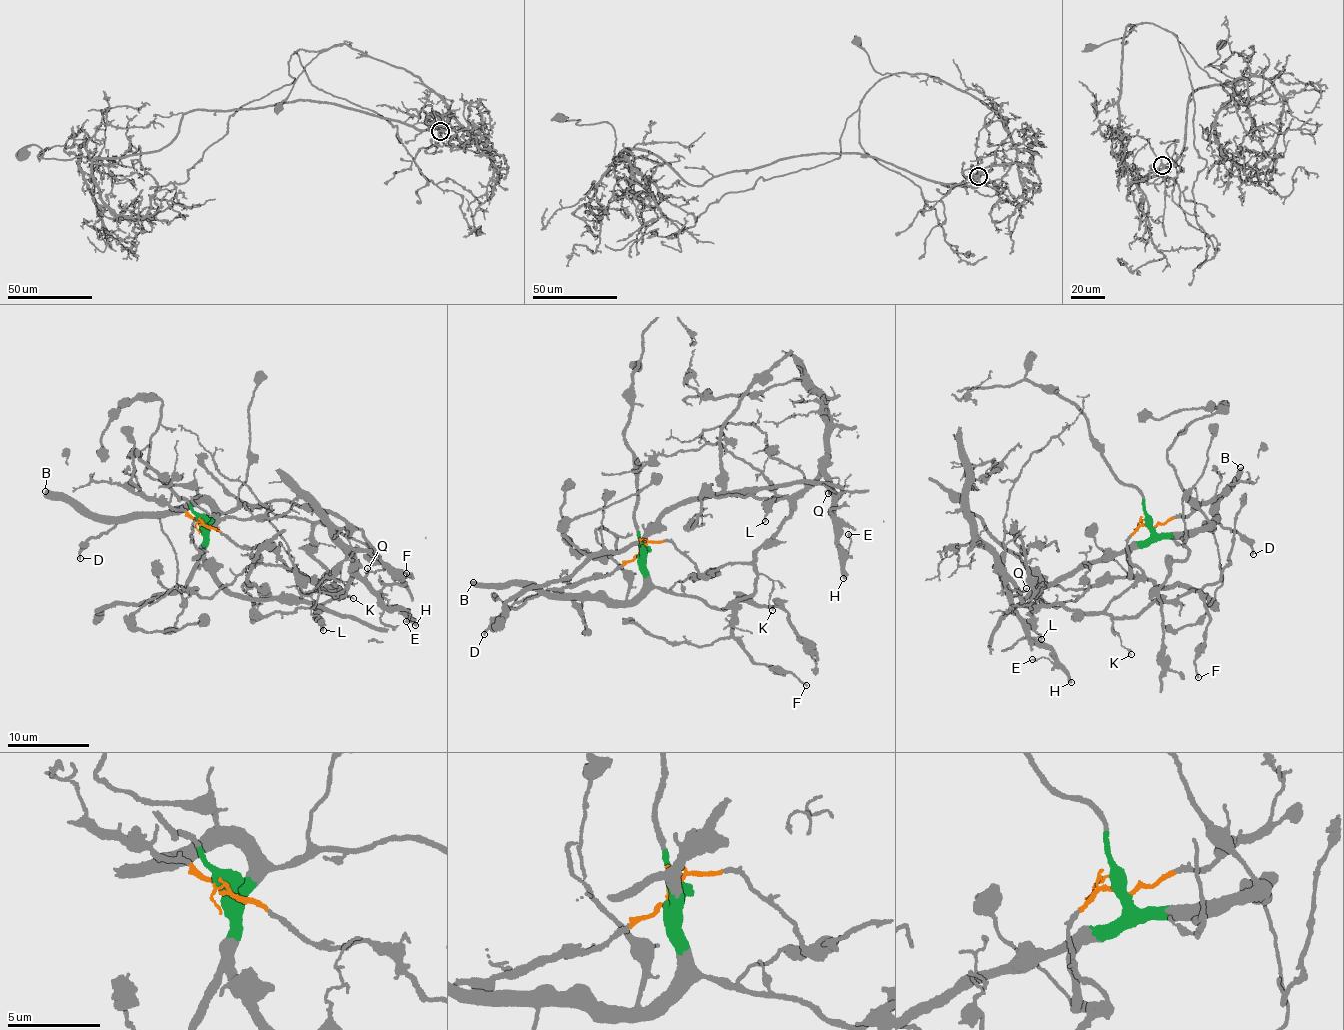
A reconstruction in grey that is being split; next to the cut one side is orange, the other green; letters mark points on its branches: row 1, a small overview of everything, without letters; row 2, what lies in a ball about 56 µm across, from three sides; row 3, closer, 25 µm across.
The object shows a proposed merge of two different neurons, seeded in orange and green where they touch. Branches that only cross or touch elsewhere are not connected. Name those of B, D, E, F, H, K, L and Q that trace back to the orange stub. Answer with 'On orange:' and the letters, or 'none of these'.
On orange: E, F, H, K, L, Q

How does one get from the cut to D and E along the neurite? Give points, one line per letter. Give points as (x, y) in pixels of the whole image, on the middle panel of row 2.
D: (641, 550), (643, 590), (628, 603), (542, 595), (509, 607), (483, 635)
E: (640, 551), (651, 542), (670, 541), (699, 573), (709, 574), (750, 561), (819, 475), (846, 550), (849, 534)

